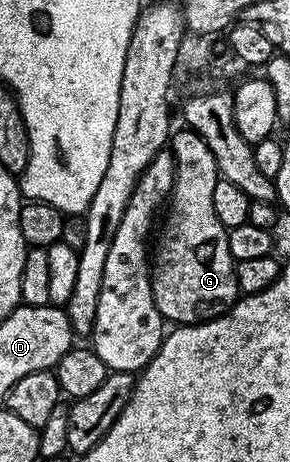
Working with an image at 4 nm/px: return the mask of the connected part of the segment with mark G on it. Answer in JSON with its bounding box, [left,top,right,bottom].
[150,126,240,326]

